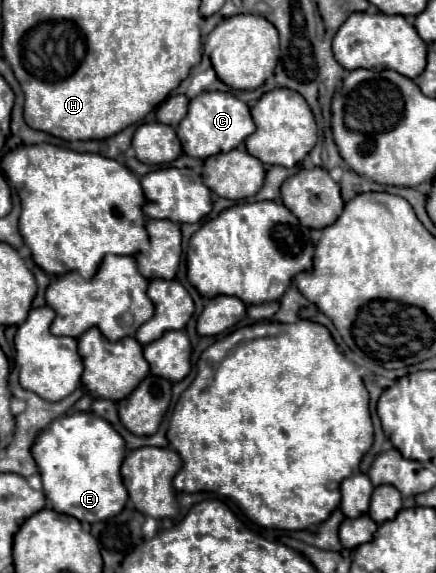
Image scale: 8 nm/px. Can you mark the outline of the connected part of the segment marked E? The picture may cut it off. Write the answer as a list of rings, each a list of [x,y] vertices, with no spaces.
[[[79,411],[79,413],[63,415],[51,421],[51,427],[47,427],[47,431],[43,431],[39,439],[35,439],[35,447],[31,447],[31,455],[35,455],[37,467],[41,465],[39,475],[43,479],[46,508],[77,517],[83,523],[97,523],[97,521],[115,517],[123,511],[127,503],[127,489],[121,481],[119,467],[125,457],[125,441],[111,427],[109,421],[101,419],[93,411]]]

